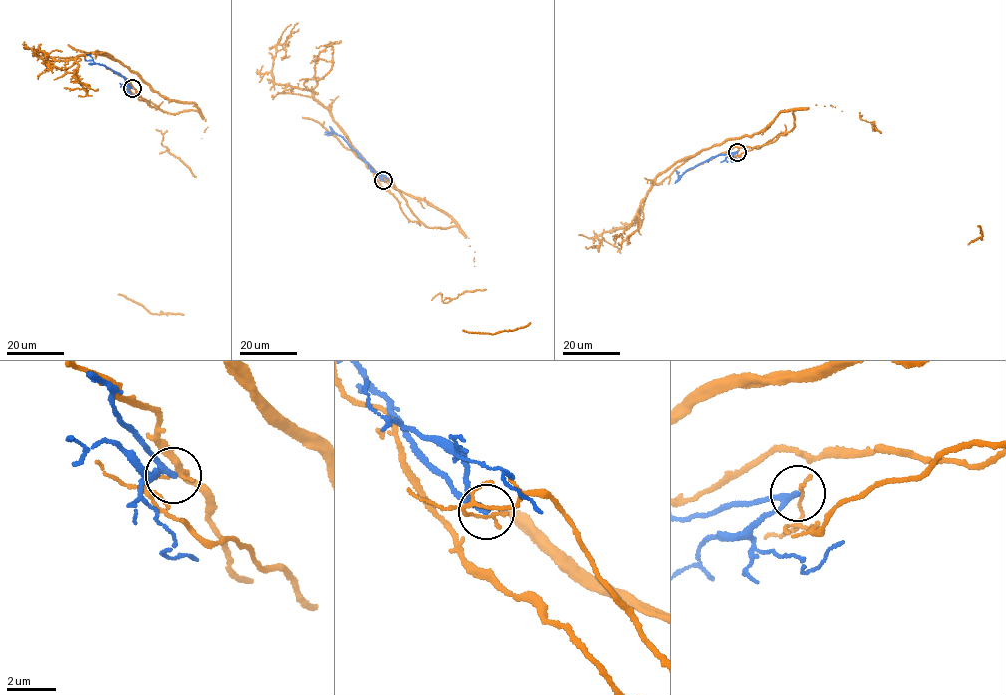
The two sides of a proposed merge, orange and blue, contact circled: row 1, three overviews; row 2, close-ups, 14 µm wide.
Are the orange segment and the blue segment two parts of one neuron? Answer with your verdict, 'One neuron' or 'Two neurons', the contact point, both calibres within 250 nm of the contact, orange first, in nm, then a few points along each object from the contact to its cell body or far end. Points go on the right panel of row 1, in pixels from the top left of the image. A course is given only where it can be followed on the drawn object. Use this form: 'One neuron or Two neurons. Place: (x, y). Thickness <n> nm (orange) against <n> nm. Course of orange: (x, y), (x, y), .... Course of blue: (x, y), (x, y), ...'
Two neurons. Place: (737, 152). Thickness 160 nm (orange) against 200 nm. Course of orange: (737, 151), (791, 130), (793, 110), (751, 137), (678, 161), (655, 179), (631, 226), (586, 246). Course of blue: (737, 152), (719, 154), (680, 176), (677, 173)

